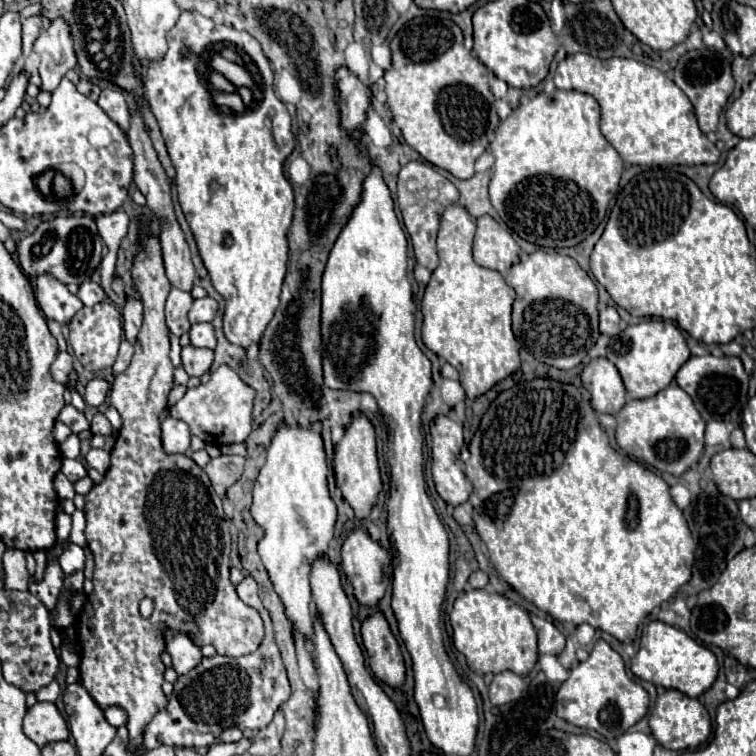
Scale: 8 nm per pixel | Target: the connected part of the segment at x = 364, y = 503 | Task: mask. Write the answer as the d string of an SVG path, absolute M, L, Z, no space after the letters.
M359 414L351 420L351 424L345 428L345 436L339 442L333 458L333 470L337 464L337 486L343 492L343 498L351 504L357 518L369 516L377 494L381 490L381 476L379 476L379 464L377 464L377 452L375 452L375 428L371 420L365 414Z

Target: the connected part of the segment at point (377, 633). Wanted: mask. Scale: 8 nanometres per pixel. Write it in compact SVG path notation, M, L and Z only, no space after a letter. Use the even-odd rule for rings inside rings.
M375 612L363 620L361 636L373 674L389 686L401 686L405 680L405 664L383 612Z

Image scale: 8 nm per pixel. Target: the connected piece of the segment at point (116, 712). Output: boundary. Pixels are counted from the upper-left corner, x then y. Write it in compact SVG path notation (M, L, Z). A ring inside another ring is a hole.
M117 706L107 708L107 710L105 710L105 718L107 718L109 724L113 724L115 728L127 724L127 712L125 712L123 708L117 708Z

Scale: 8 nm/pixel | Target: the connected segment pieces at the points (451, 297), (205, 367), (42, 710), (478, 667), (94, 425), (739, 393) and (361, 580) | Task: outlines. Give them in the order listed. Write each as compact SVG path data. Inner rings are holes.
M459 204L449 206L441 216L437 234L439 266L425 288L421 302L423 344L445 358L457 372L469 400L483 396L497 382L519 370L517 340L511 330L511 306L515 292L499 272L473 262L471 244L475 220Z
M187 346L181 350L183 356L183 368L189 376L203 376L209 372L213 362L213 350L203 350L195 346Z
M37 702L33 708L27 710L23 720L23 730L27 738L31 738L39 748L49 742L59 742L69 738L69 728L65 718L59 714L55 704Z
M469 590L459 594L449 618L453 628L453 644L467 658L467 666L473 672L497 674L509 670L519 676L527 676L537 664L537 634L529 612L517 602L501 594Z
M97 412L93 416L93 420L91 420L91 432L93 434L111 434L111 424L109 424L109 420L101 412Z
M711 354L691 356L677 372L675 382L691 396L695 408L699 410L699 414L705 422L709 422L709 420L735 422L735 420L739 420L739 416L747 404L749 376L743 370L743 364L737 356L723 356L723 358L715 358Z
M353 528L341 546L341 558L343 558L345 574L347 574L349 582L353 584L357 600L361 604L375 606L383 598L385 588L389 586L391 574L393 574L393 566L391 566L391 558L387 554L387 550L379 542L375 542L369 536L369 532L365 532L361 528Z

